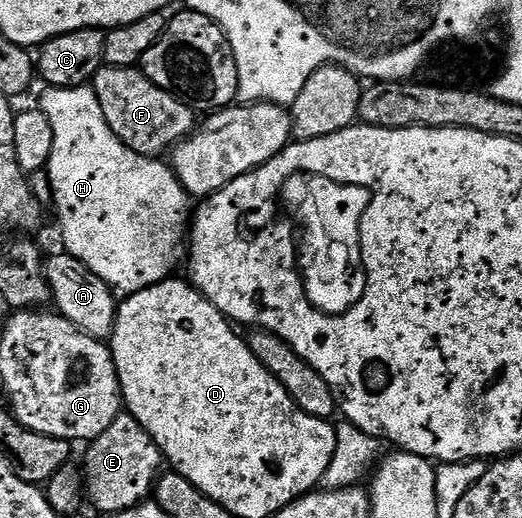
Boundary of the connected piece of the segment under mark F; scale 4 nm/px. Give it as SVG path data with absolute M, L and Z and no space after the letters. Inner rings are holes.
M102 66L94 74L91 87L99 98L99 106L103 106L103 118L107 118L107 126L111 126L113 133L140 156L164 157L195 127L194 109L167 90L155 86L155 82L148 80L144 72L136 67Z

